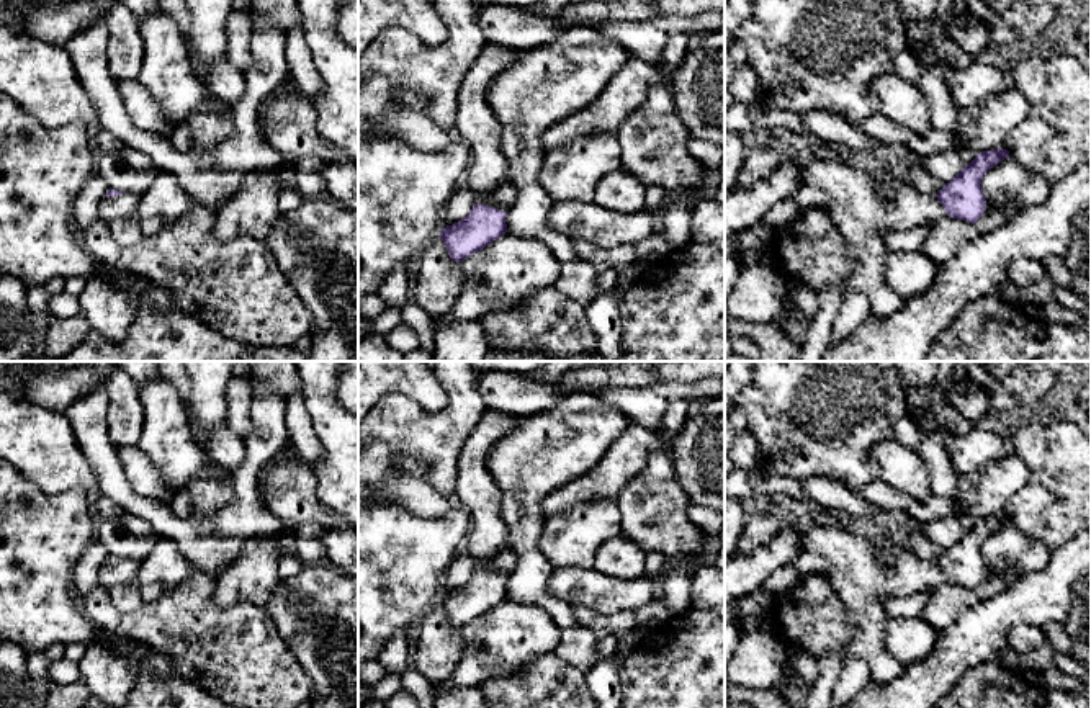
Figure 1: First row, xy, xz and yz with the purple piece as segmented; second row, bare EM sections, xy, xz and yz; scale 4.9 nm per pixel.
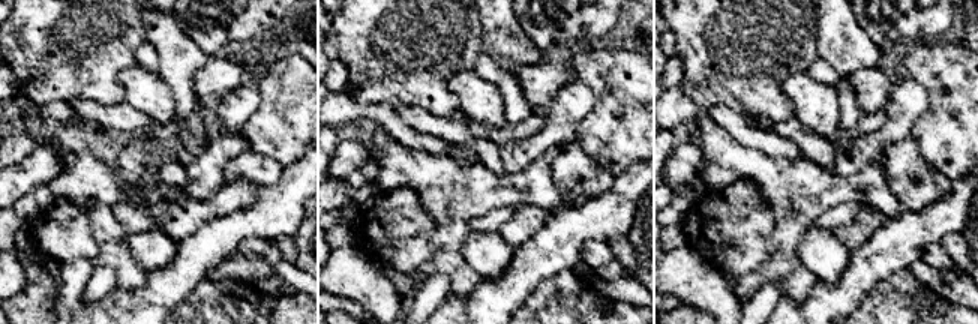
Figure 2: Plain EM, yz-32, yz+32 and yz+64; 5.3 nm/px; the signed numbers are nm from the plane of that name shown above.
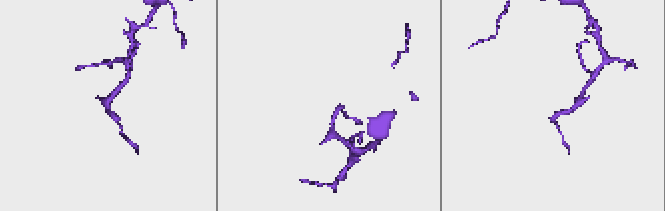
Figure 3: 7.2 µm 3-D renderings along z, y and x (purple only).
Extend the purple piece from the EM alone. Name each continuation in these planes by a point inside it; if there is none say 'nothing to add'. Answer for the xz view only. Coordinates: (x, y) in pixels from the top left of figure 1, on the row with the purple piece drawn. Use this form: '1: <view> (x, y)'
1: xz (476, 126)

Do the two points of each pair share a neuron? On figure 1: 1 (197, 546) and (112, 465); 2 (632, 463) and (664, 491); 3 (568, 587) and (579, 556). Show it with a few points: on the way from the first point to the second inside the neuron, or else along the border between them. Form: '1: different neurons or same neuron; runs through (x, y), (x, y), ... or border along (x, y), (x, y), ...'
1: same neuron; runs through (172, 528), (156, 512), (134, 504), (120, 489)
2: different neurons; border along (668, 450), (656, 450), (615, 499)
3: different neurons; border along (555, 566), (592, 569)

